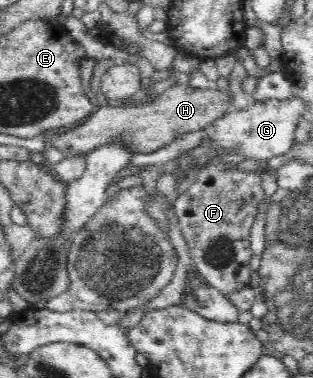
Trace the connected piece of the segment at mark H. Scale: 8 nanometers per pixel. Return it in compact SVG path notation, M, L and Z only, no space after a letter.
M223 84L209 85L207 89L190 87L190 85L172 85L157 98L141 107L97 106L87 118L76 126L55 130L45 135L46 142L52 143L63 153L64 157L80 156L92 152L99 146L112 141L124 141L126 147L137 153L151 153L164 148L174 138L196 130L208 128L220 116L232 109L233 96Z

